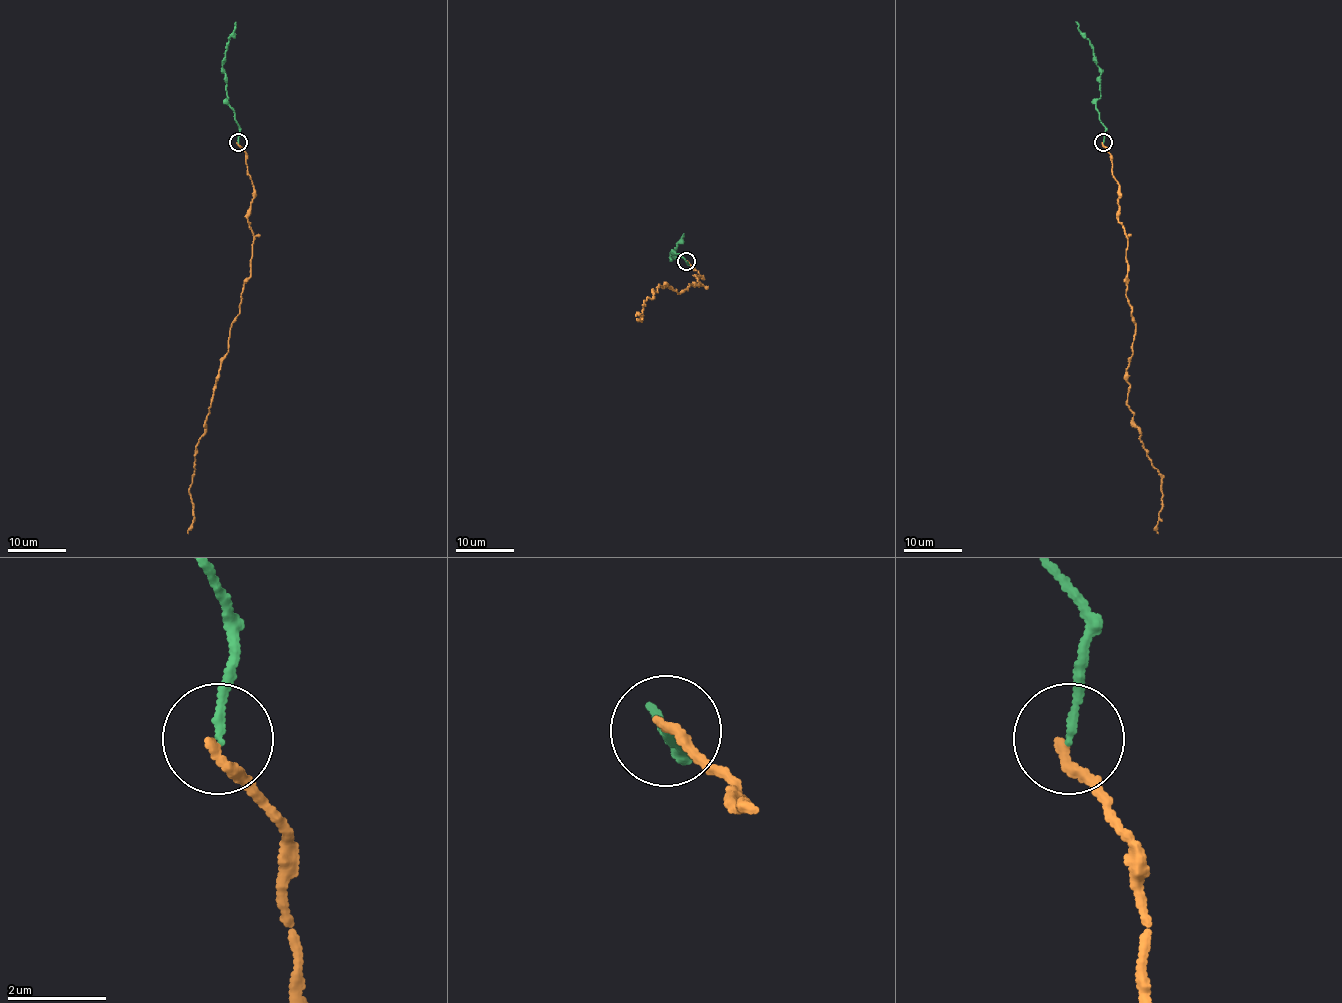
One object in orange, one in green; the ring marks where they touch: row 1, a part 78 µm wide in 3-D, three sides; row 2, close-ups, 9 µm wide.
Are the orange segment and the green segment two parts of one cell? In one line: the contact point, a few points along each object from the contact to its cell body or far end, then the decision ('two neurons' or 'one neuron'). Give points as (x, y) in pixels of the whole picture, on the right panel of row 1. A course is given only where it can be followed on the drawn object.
place (1103, 142); course orange (1102, 142), (1118, 184), (1125, 291), (1136, 328), (1127, 406), (1161, 476), (1158, 533); course green (1103, 142), (1105, 126), (1096, 107), (1100, 97), (1100, 73), (1093, 47), (1076, 22); one neuron

